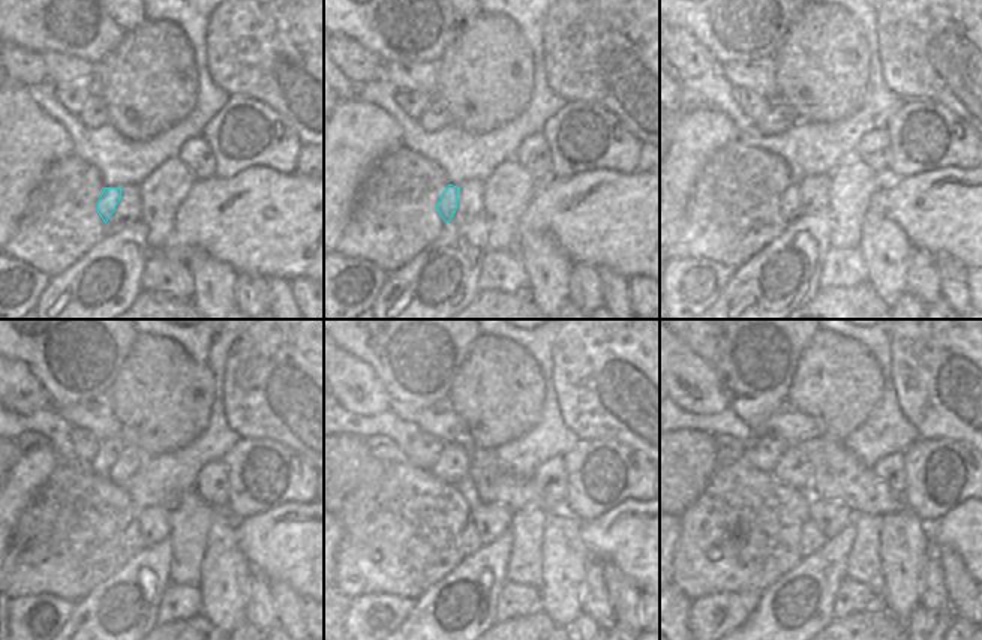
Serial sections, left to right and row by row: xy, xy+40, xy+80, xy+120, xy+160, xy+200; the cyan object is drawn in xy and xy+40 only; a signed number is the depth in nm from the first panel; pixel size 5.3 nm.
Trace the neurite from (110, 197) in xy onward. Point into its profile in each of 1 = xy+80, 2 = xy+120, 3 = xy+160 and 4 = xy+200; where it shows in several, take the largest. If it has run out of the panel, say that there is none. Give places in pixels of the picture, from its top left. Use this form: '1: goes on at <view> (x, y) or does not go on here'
1: goes on at xy+80 (789, 206)
2: goes on at xy+120 (131, 541)
3: goes on at xy+160 (470, 541)
4: goes on at xy+200 (810, 541)

